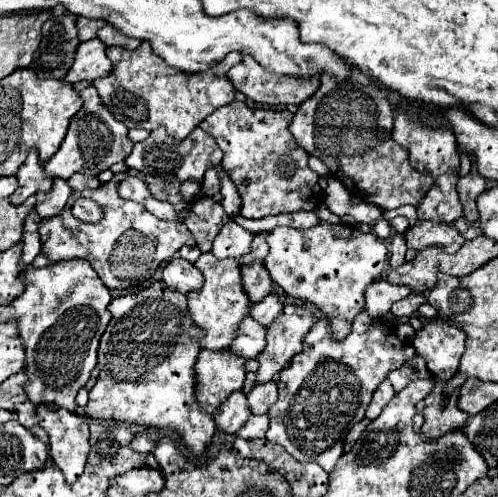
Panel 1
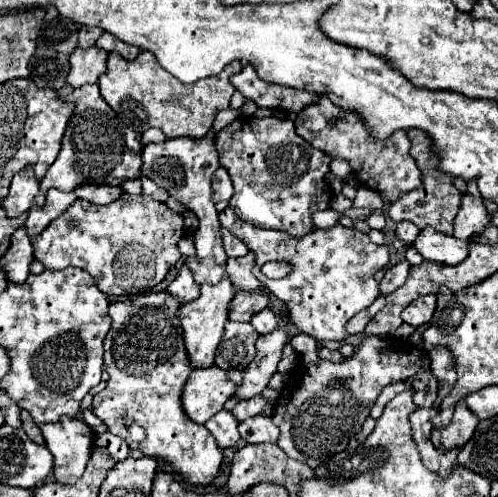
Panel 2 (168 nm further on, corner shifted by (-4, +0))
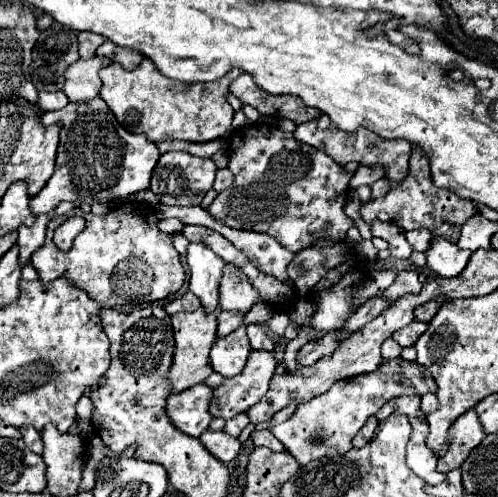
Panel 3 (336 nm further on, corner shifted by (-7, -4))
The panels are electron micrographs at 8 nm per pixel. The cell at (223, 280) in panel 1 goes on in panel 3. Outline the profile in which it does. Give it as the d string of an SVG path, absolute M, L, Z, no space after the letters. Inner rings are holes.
M199 308L195 312L179 312L171 316L171 324L173 324L173 336L175 336L175 356L169 372L169 384L171 384L171 392L175 394L205 382L213 374L213 368L209 364L209 350L217 338L215 336L217 316L207 314L205 308Z

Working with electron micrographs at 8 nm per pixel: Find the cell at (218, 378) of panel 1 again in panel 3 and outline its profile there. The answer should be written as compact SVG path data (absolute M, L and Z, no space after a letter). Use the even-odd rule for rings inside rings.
M197 384L179 394L171 394L167 398L167 416L171 418L171 424L175 424L175 428L179 428L183 434L199 438L211 422L211 396L213 388L205 384Z

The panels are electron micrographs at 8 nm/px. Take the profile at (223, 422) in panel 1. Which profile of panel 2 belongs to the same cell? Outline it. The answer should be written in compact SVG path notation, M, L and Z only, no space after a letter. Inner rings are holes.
M220 410L204 426L212 432L212 436L216 438L220 448L234 446L238 442L238 438L240 438L238 420L236 420L236 416L232 416L230 410Z

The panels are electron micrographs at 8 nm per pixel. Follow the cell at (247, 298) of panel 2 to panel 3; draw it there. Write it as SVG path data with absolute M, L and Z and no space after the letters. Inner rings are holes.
M223 310L223 312L219 312L217 320L219 320L219 336L217 338L223 338L229 332L233 332L235 328L243 326L243 314L241 312L225 312Z

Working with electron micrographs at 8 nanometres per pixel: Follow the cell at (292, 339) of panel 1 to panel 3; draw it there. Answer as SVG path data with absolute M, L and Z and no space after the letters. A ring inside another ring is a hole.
M251 352L243 372L233 378L225 378L225 382L213 390L209 404L211 416L229 420L257 404L267 394L275 366L277 360L273 352Z

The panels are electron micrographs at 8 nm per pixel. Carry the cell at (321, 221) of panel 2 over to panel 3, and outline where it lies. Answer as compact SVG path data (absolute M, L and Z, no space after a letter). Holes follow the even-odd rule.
M415 146L413 154L411 154L411 160L409 160L407 180L403 180L403 184L391 186L391 190L389 190L387 196L363 204L361 206L361 216L363 216L363 220L367 224L371 224L381 210L387 212L389 218L391 218L391 222L397 224L405 232L417 230L417 228L427 228L433 236L441 236L441 238L447 238L453 244L457 244L459 232L461 232L461 224L465 224L471 216L475 216L477 206L475 206L475 202L463 200L461 196L457 196L451 190L437 188L431 182L431 170L429 170L427 154Z

